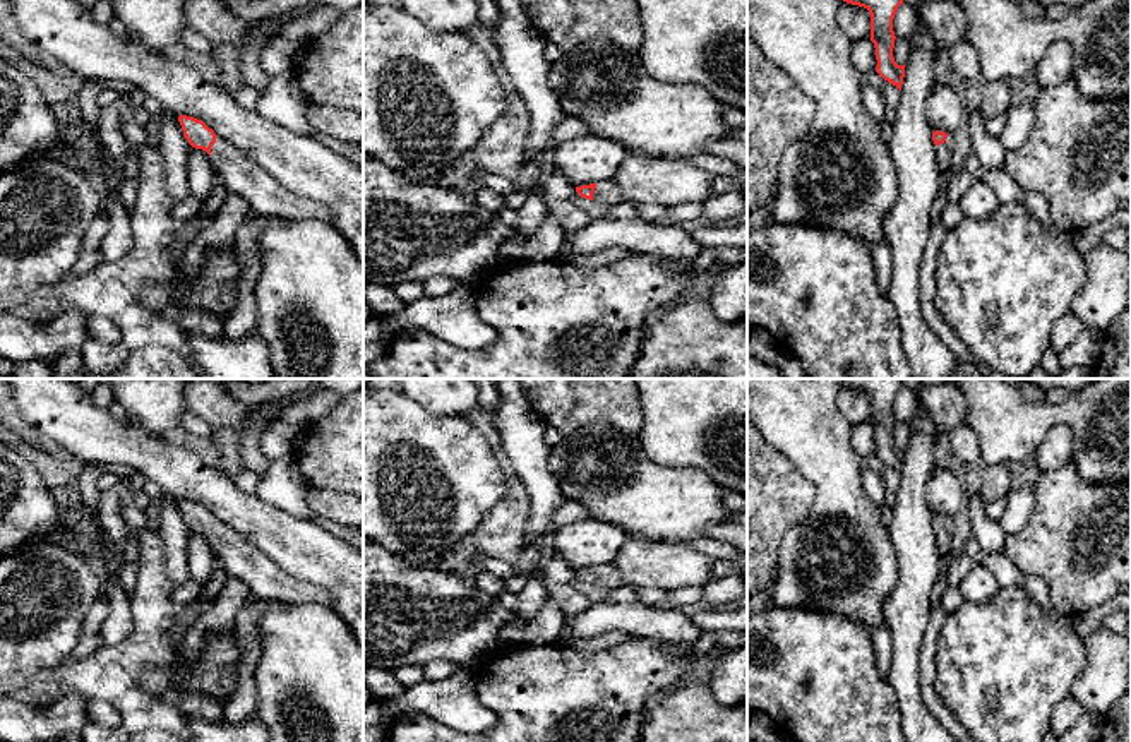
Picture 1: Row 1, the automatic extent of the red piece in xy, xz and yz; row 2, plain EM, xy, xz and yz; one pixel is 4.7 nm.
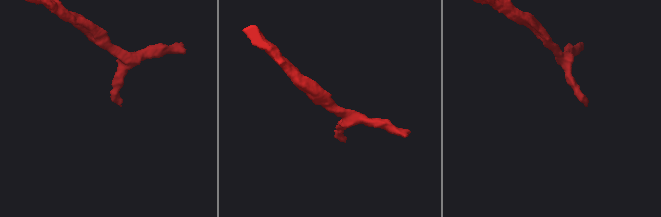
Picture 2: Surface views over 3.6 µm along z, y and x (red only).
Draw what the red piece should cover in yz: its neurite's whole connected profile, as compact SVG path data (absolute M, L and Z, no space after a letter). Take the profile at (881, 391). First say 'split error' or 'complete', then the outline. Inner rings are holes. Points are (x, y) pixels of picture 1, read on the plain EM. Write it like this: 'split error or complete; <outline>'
complete; M840 379L843 386L859 389L871 398L871 425L876 432L876 456L901 475L905 449L893 440L895 415L893 403L903 387L903 379Z

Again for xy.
split error; M180 499L178 506L188 528L211 540L216 557L226 567L228 576L242 579L252 596L274 601L332 605L331 593L278 567L248 540L218 521L202 504Z

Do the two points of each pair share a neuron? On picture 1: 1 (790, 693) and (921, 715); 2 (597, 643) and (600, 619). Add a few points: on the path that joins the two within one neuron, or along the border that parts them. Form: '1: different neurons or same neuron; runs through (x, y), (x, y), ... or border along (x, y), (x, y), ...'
1: different neurons; border along (886, 679), (895, 693), (902, 724)
2: different neurons; border along (631, 634), (609, 629), (583, 638), (561, 636)

